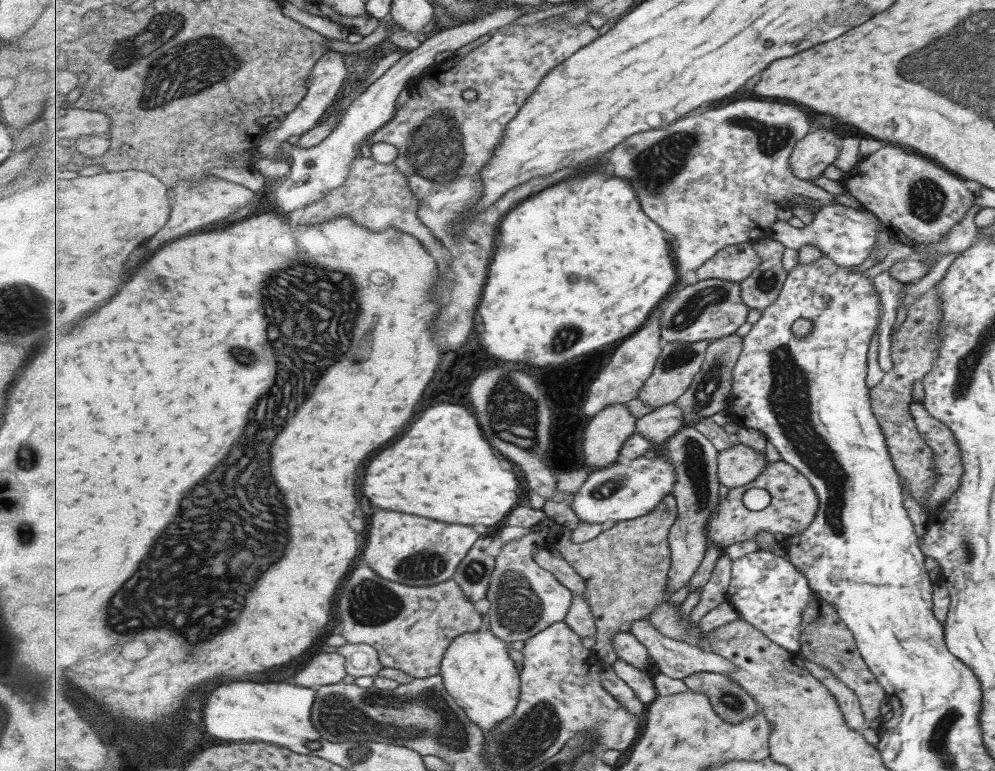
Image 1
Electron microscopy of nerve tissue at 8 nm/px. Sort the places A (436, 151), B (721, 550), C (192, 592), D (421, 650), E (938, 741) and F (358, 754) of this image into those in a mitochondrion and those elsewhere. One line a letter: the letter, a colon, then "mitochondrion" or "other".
A: mitochondrion
B: other
C: mitochondrion
D: other
E: mitochondrion
F: mitochondrion

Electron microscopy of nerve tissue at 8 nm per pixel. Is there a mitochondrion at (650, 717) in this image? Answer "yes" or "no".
no

